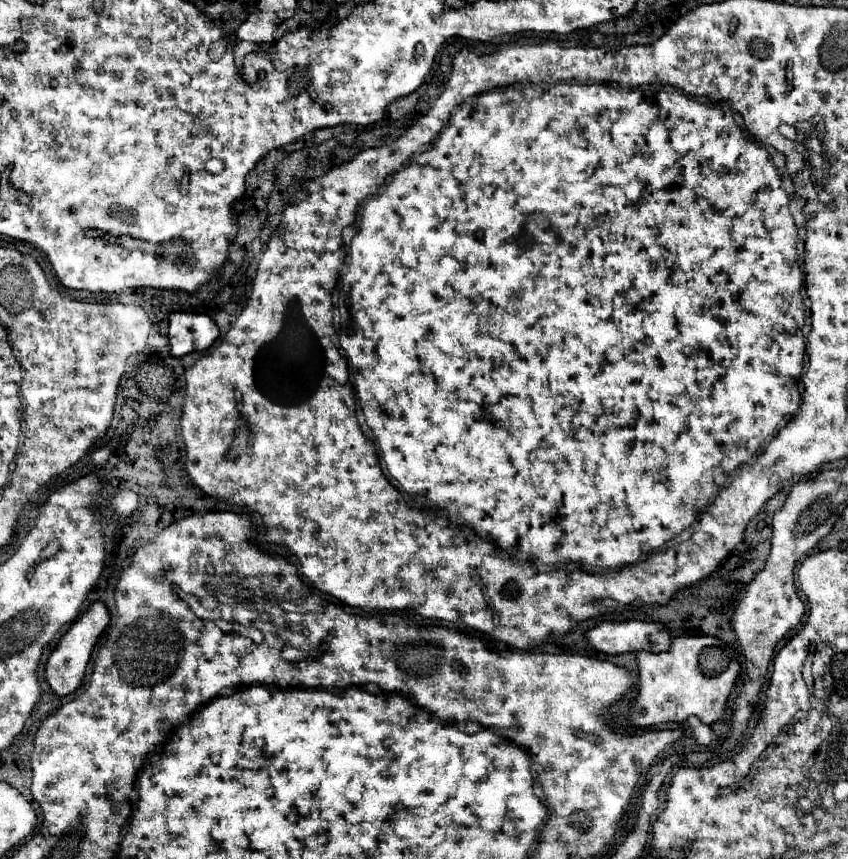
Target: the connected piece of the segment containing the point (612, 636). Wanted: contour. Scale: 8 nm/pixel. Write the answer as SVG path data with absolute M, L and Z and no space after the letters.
M622 621L600 623L586 633L590 645L608 655L620 655L628 651L662 653L672 645L672 635L662 623L646 621Z

